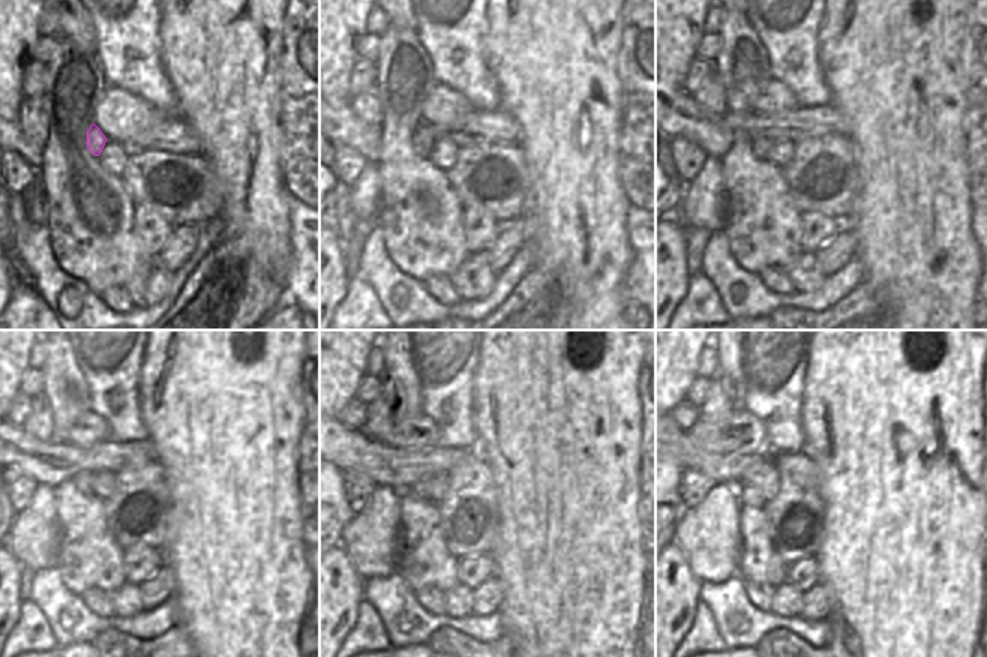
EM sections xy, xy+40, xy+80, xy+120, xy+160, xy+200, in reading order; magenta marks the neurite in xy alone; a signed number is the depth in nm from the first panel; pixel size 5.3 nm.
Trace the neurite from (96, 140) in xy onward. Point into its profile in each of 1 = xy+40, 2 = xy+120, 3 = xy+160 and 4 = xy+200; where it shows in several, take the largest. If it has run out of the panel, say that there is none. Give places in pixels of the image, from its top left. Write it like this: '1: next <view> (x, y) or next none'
1: next xy+40 (423, 140)
2: next xy+120 (81, 480)
3: next xy+160 (419, 489)
4: next xy+200 (749, 495)

